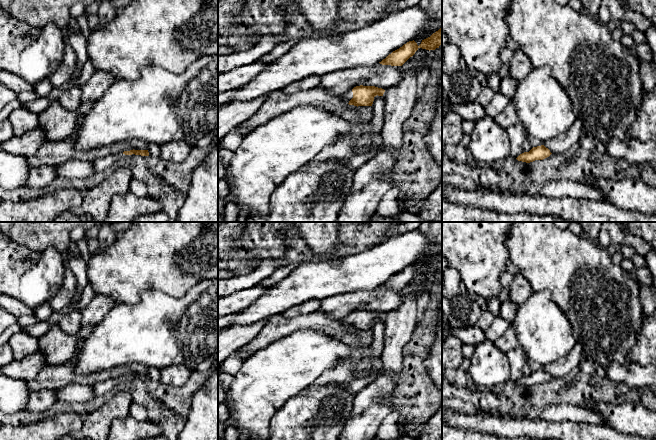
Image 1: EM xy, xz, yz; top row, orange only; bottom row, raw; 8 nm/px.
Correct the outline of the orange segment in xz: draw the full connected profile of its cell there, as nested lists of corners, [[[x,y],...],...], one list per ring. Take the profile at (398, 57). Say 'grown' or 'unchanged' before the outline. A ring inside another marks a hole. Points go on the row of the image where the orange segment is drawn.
unchanged; [[[442,28],[433,33],[430,37],[422,40],[418,46],[417,43],[409,41],[399,49],[393,51],[385,59],[379,62],[382,65],[402,66],[419,49],[435,50],[442,44]]]

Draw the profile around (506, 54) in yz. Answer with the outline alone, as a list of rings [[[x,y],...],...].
[[[507,47],[502,49],[500,52],[500,59],[502,64],[509,65],[513,54],[514,52]]]

